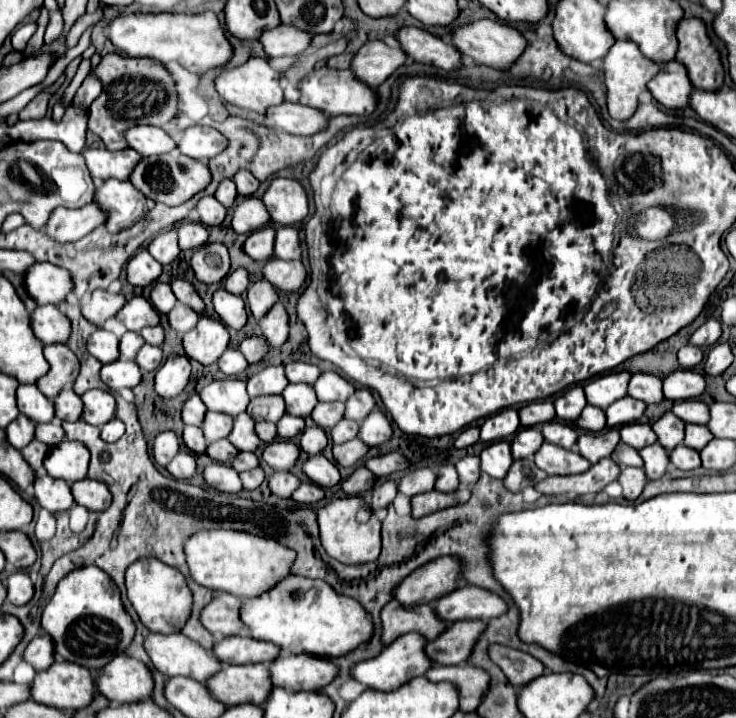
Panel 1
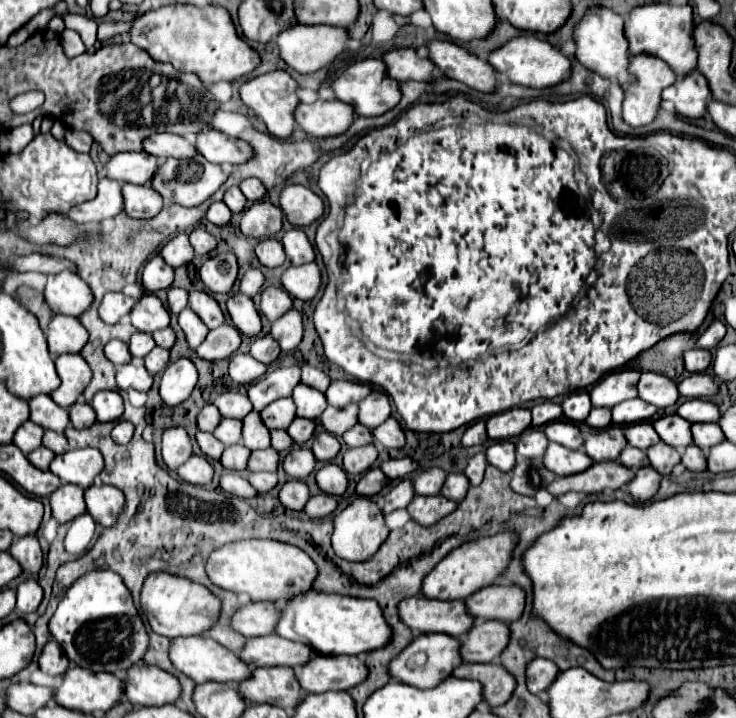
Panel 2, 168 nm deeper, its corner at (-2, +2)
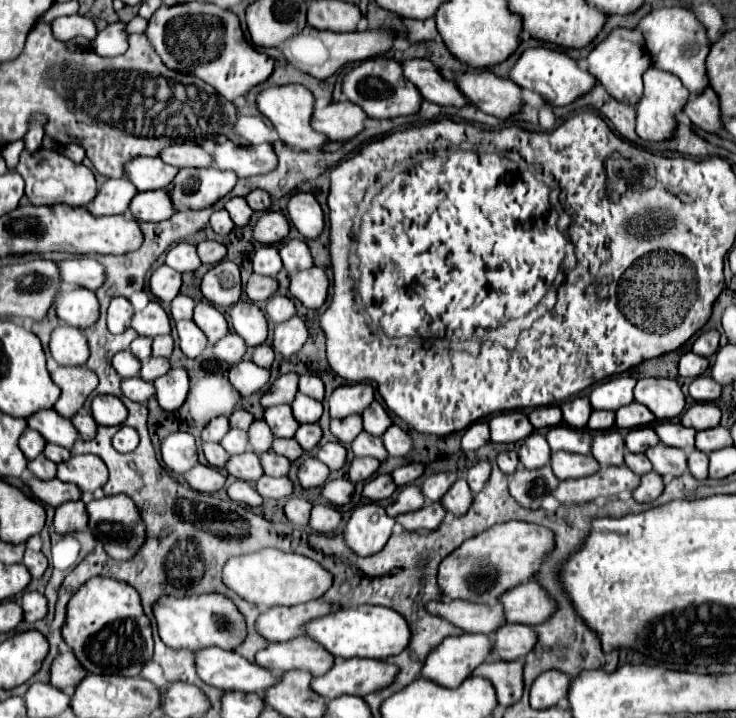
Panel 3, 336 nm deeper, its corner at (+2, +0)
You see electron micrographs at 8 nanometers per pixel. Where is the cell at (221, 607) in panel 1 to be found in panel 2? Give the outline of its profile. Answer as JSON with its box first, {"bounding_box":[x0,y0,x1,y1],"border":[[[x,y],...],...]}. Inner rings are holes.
{"bounding_box":[232,602,282,638],"border":[[[250,602],[236,612],[236,616],[232,618],[232,626],[246,638],[266,636],[274,632],[280,616],[282,610],[274,602]]]}

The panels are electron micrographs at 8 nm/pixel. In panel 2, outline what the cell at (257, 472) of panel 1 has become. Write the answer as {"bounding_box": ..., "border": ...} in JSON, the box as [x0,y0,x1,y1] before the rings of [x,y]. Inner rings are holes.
{"bounding_box":[248,472,278,494],"border":[[[256,472],[256,474],[248,474],[248,482],[260,492],[260,494],[264,494],[264,492],[270,492],[276,484],[278,484],[278,476],[276,476],[276,472]]]}

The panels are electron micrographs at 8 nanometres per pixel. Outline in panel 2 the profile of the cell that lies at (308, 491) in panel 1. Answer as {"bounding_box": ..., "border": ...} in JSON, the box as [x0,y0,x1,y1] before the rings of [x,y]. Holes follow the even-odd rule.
{"bounding_box":[304,494,338,518],"border":[[[318,494],[318,496],[312,496],[304,508],[304,512],[310,516],[310,518],[326,518],[330,516],[334,510],[336,510],[338,502],[334,496],[328,496],[328,494]]]}

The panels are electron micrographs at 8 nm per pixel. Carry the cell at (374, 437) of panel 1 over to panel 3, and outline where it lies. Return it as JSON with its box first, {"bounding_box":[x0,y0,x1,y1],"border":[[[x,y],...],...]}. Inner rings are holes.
{"bounding_box":[382,424,412,456],"border":[[[392,424],[384,434],[382,434],[384,448],[388,450],[390,456],[406,456],[408,450],[412,448],[410,436],[396,424]]]}

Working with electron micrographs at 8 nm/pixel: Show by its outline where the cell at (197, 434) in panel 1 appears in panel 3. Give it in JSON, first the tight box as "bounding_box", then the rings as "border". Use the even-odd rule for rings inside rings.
{"bounding_box":[202,442,228,468],"border":[[[204,442],[202,450],[204,450],[204,456],[206,456],[206,460],[208,460],[210,466],[224,468],[224,464],[228,460],[228,452],[220,444],[216,444],[216,442]]]}

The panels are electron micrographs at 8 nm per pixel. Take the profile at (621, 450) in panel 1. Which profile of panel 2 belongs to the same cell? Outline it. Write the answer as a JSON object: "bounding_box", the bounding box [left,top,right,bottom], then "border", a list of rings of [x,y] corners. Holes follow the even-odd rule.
{"bounding_box":[620,444,650,470],"border":[[[630,444],[622,450],[622,454],[620,454],[620,462],[622,462],[624,466],[632,468],[632,470],[638,470],[638,468],[644,468],[644,466],[650,464],[646,452],[644,452],[644,450],[638,450],[638,448],[630,446]]]}

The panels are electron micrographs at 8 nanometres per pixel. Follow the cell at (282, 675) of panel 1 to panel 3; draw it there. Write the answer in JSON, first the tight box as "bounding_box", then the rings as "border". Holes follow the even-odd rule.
{"bounding_box":[310,658,396,700],"border":[[[336,658],[334,666],[322,674],[312,678],[310,686],[314,692],[324,696],[326,700],[338,698],[342,694],[366,696],[376,688],[388,686],[396,676],[396,668],[392,664],[384,664],[384,660],[372,658]]]}

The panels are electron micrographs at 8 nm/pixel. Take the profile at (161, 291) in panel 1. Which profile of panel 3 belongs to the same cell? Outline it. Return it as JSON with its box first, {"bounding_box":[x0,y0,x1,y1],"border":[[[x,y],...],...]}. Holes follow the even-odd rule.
{"bounding_box":[170,294,194,320],"border":[[[178,294],[172,302],[170,302],[170,312],[174,320],[184,320],[184,318],[192,318],[192,308],[194,308],[194,300],[190,296]]]}

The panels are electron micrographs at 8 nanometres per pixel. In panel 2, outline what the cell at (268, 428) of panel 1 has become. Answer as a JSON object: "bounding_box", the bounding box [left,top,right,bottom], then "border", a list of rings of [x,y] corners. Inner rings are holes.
{"bounding_box":[272,430,294,452],"border":[[[272,430],[272,448],[278,452],[290,450],[294,444],[294,440],[288,436],[286,430]]]}

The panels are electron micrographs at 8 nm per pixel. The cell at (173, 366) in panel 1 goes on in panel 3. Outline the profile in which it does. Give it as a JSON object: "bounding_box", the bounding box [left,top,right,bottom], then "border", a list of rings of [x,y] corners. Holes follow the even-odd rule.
{"bounding_box":[154,368,190,412],"border":[[[170,368],[164,376],[154,380],[154,386],[156,386],[158,404],[166,412],[172,412],[184,404],[190,388],[190,378],[184,368]]]}

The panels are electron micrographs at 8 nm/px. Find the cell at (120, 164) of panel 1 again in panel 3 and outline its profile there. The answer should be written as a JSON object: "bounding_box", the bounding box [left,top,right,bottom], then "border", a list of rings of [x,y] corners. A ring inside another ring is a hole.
{"bounding_box":[124,158,176,190],"border":[[[136,158],[124,164],[124,178],[132,180],[138,190],[168,188],[176,172],[174,166],[164,164],[160,158]]]}

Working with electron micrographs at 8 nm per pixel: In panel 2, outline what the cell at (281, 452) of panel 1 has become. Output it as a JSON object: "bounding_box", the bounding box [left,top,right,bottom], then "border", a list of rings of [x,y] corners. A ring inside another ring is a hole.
{"bounding_box":[282,446,318,480],"border":[[[300,446],[292,448],[288,452],[288,456],[284,458],[284,462],[282,462],[284,470],[288,472],[288,476],[292,476],[296,480],[304,480],[306,476],[310,476],[316,470],[316,464],[318,464],[318,460],[312,454],[312,450],[300,448]]]}

